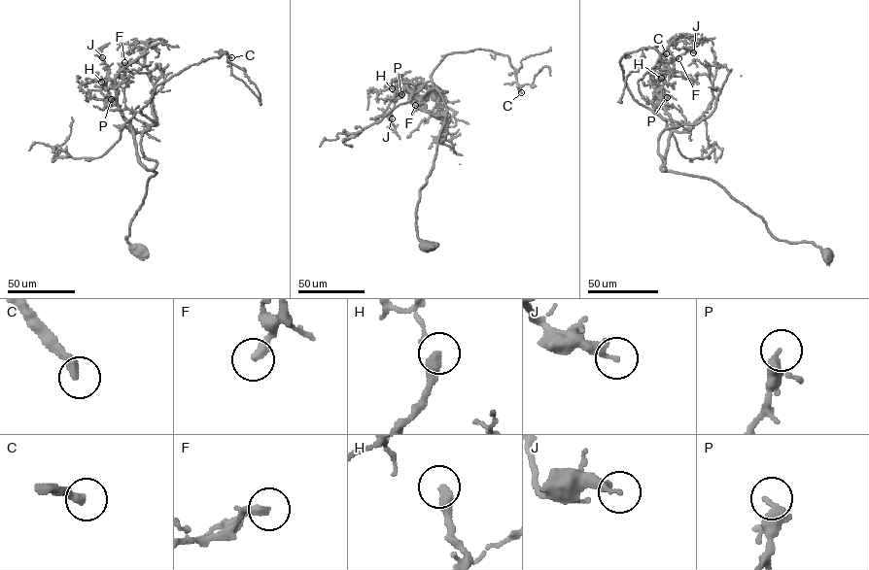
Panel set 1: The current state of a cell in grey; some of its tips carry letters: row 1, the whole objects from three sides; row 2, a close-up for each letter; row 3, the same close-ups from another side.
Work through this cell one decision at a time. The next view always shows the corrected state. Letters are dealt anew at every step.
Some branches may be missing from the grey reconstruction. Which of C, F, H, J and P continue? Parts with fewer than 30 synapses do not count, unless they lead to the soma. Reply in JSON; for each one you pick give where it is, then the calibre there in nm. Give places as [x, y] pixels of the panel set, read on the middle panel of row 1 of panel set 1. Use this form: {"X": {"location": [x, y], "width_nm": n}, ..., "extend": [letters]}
{"C": {"location": [521, 92], "width_nm": 320}, "extend": ["C"]}

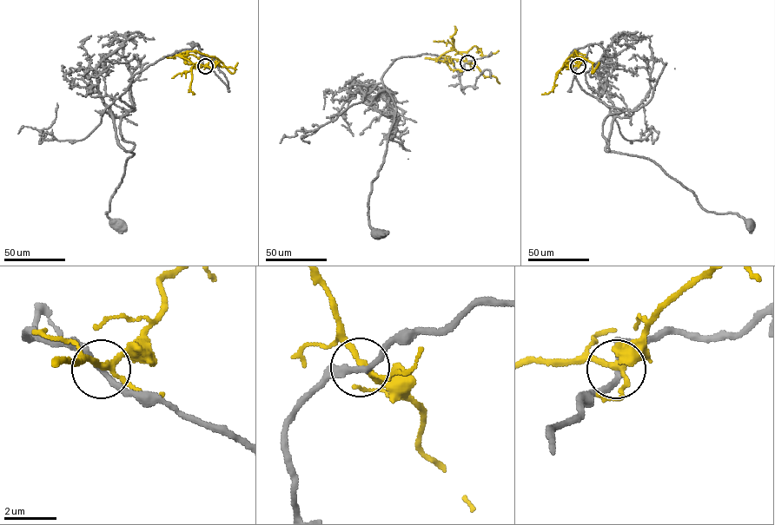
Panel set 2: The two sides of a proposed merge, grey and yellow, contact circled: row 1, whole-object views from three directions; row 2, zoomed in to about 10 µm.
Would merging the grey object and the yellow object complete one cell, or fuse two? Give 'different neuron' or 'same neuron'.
different neuron

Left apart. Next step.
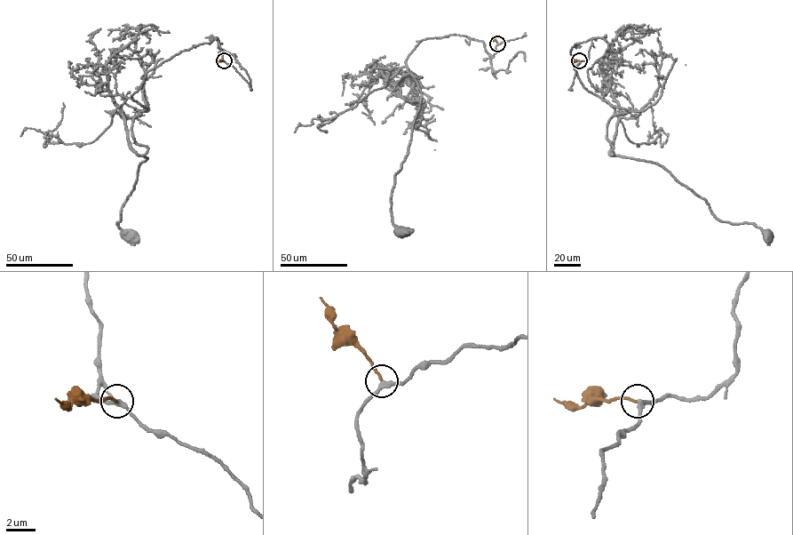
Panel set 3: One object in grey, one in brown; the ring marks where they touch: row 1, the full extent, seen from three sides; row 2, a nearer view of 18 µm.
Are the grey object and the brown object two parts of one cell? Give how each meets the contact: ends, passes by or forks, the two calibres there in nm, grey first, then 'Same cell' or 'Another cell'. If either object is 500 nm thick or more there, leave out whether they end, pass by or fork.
At the ring grey passes by. At the ring brown ends. Thickness 280 nm (grey) against 160 nm. Same cell

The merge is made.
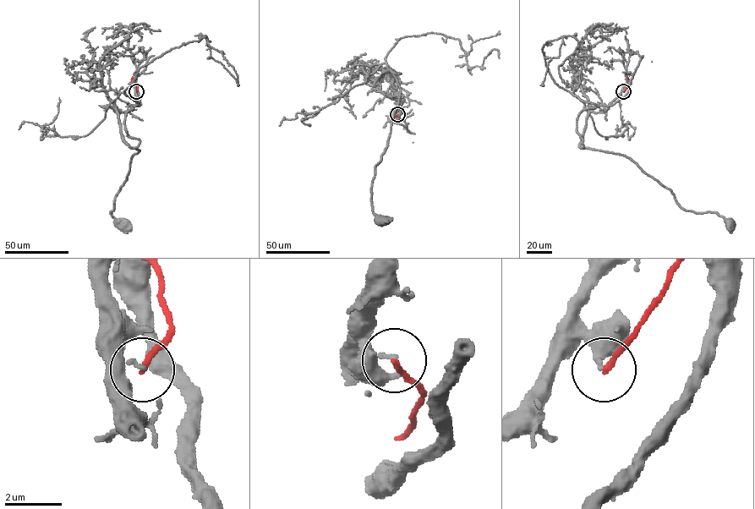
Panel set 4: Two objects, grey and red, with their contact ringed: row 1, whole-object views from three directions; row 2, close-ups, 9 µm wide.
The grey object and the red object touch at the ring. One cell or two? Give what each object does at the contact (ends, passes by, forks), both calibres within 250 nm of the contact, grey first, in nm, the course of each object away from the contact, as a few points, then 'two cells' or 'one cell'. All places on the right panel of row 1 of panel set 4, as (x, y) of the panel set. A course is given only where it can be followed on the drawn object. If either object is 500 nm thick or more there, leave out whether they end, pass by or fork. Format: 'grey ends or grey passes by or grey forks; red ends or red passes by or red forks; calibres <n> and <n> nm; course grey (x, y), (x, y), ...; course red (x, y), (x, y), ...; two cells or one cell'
grey ends; red ends; calibres 140 and 190 nm; course grey (623, 91), (606, 110), (589, 112), (580, 146), (629, 157), (667, 188), (681, 208), (716, 212), (729, 221); course red (623, 91), (628, 83), (627, 78), (625, 79); two cells

